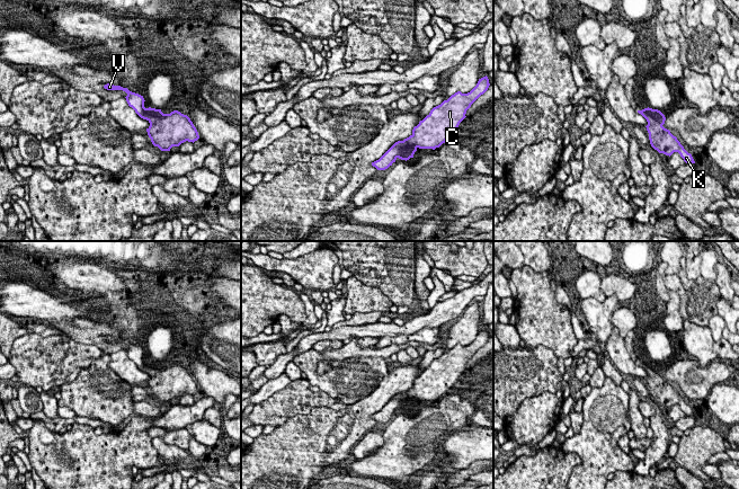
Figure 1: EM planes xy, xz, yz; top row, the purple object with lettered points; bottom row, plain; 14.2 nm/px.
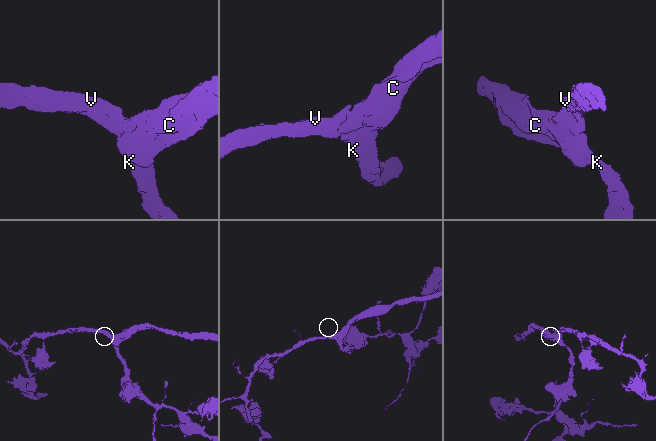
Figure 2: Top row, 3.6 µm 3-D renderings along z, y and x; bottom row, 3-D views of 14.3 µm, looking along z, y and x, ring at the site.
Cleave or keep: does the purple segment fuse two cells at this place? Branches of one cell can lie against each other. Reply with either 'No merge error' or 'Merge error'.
No merge error

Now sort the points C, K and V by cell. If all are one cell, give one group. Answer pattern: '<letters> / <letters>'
C K V

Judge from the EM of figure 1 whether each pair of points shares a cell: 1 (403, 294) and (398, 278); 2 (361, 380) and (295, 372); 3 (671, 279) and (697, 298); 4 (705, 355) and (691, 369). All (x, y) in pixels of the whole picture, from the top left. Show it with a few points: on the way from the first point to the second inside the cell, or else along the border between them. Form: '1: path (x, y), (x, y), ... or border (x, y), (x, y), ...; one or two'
1: path (401, 291), (398, 282); one
2: border (292, 361), (302, 371); two
3: path (677, 286), (691, 298); one
4: border (714, 359), (705, 366), (699, 363); two

